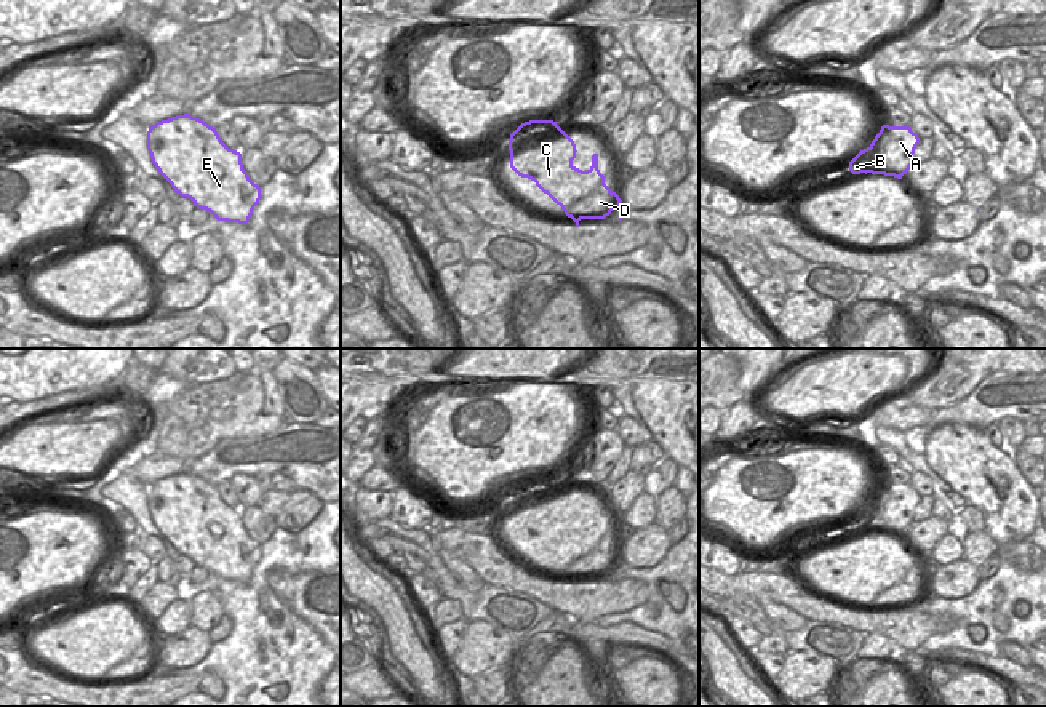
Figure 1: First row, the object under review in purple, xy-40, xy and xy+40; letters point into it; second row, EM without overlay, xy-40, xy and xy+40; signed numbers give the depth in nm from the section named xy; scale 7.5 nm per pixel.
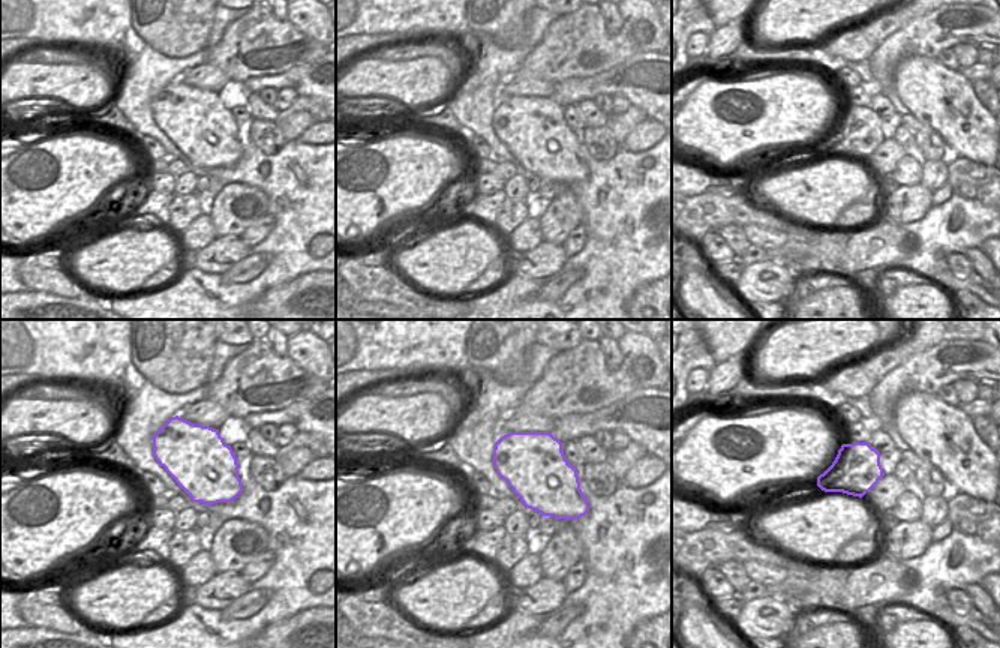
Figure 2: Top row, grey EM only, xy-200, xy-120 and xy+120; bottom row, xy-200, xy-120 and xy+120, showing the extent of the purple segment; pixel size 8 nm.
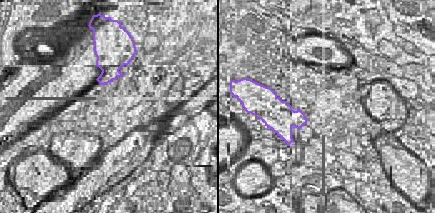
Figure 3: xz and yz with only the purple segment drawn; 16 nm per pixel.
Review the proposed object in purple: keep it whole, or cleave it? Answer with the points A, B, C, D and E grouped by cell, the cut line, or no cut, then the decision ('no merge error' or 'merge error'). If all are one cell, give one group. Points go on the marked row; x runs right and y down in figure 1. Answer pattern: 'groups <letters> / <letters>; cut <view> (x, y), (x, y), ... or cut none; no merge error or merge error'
groups A B / C D E; cut xy (536, 130), (546, 131), (555, 139), (558, 138); merge error

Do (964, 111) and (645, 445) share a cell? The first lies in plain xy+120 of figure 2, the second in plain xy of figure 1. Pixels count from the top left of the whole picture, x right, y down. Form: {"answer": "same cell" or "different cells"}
{"answer": "different cells"}

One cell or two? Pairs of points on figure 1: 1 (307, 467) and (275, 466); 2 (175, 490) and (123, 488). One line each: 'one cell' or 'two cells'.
1: two cells
2: two cells

